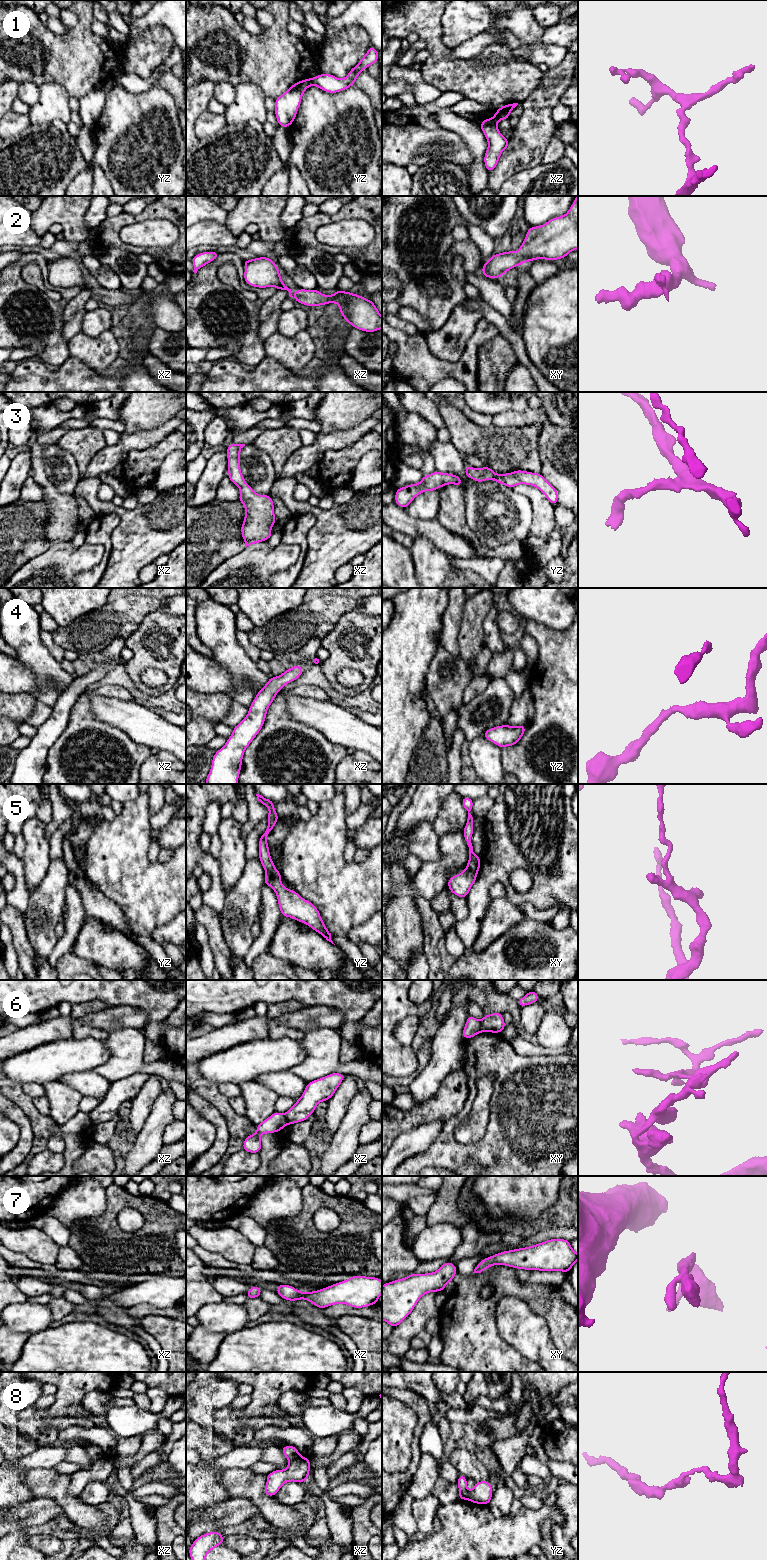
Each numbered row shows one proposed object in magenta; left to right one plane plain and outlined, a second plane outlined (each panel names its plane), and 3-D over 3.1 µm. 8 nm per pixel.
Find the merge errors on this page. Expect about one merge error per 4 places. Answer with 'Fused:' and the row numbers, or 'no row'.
Fused: 1, 5, 6, 8

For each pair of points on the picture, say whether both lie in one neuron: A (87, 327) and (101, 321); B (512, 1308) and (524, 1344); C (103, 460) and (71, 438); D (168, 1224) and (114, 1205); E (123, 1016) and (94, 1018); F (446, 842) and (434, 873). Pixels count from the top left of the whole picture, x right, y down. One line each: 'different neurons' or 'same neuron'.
A: same neuron
B: same neuron
C: different neurons
D: same neuron
E: same neuron
F: same neuron

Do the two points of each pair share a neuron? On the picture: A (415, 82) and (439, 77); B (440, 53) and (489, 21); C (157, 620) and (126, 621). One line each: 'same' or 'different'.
A: different
B: different
C: different

